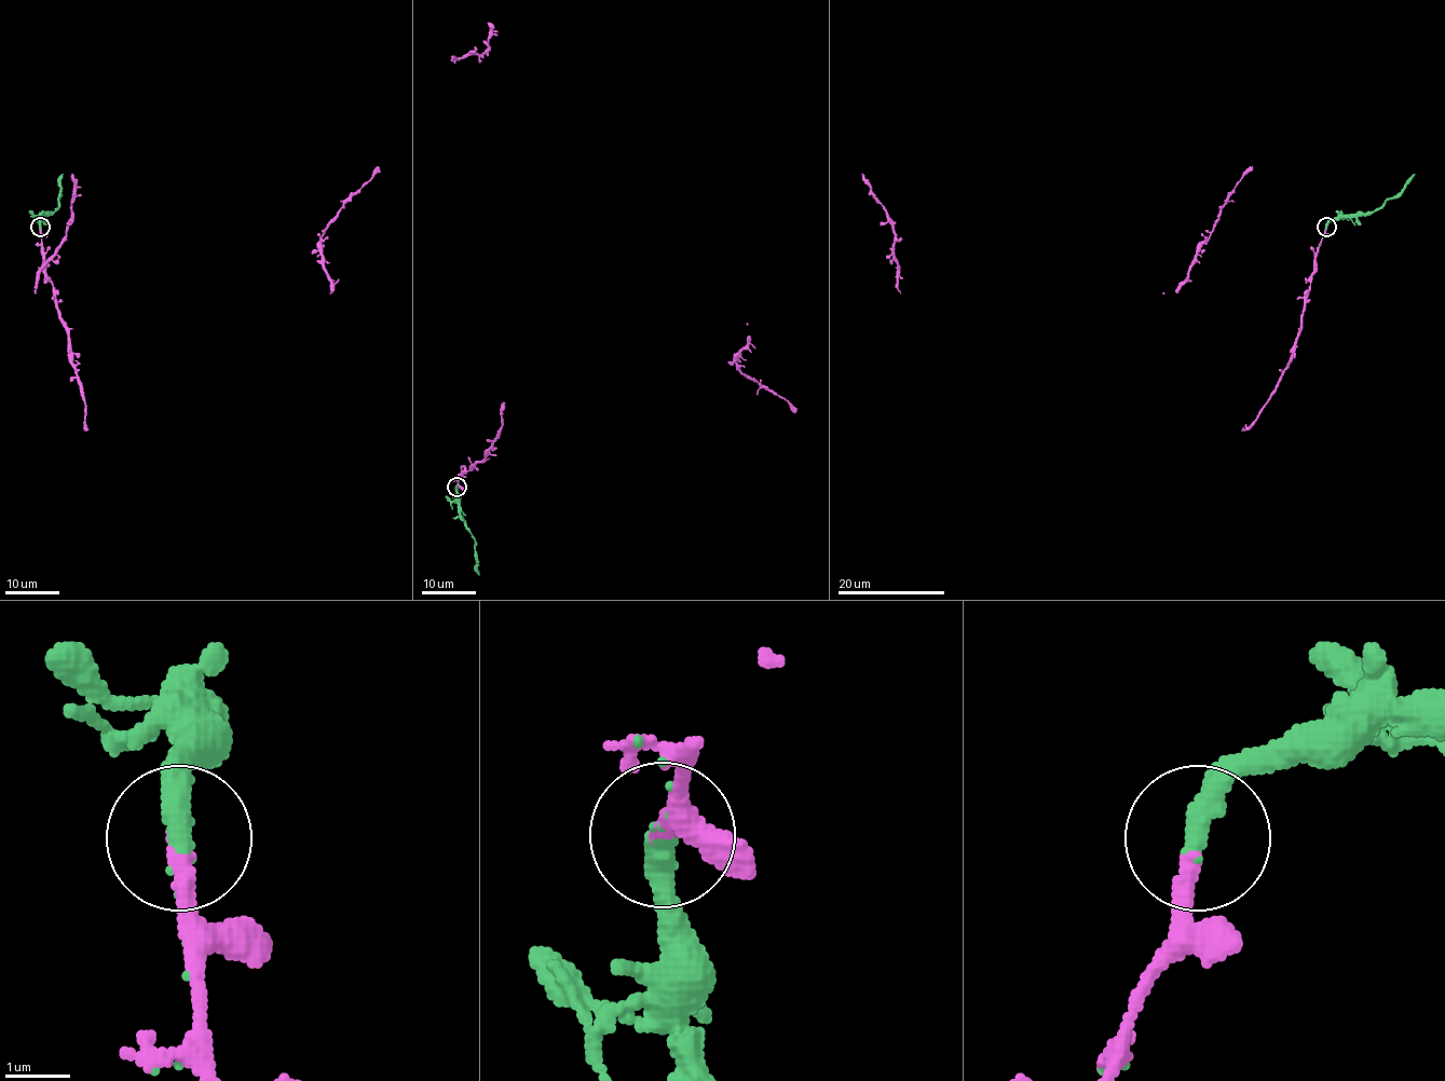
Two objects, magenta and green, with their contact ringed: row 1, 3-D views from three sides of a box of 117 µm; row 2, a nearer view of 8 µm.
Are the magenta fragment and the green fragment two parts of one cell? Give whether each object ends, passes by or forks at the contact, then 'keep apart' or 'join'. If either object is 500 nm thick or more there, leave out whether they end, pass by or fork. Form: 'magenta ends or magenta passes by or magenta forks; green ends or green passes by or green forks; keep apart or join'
magenta ends; green ends; join

